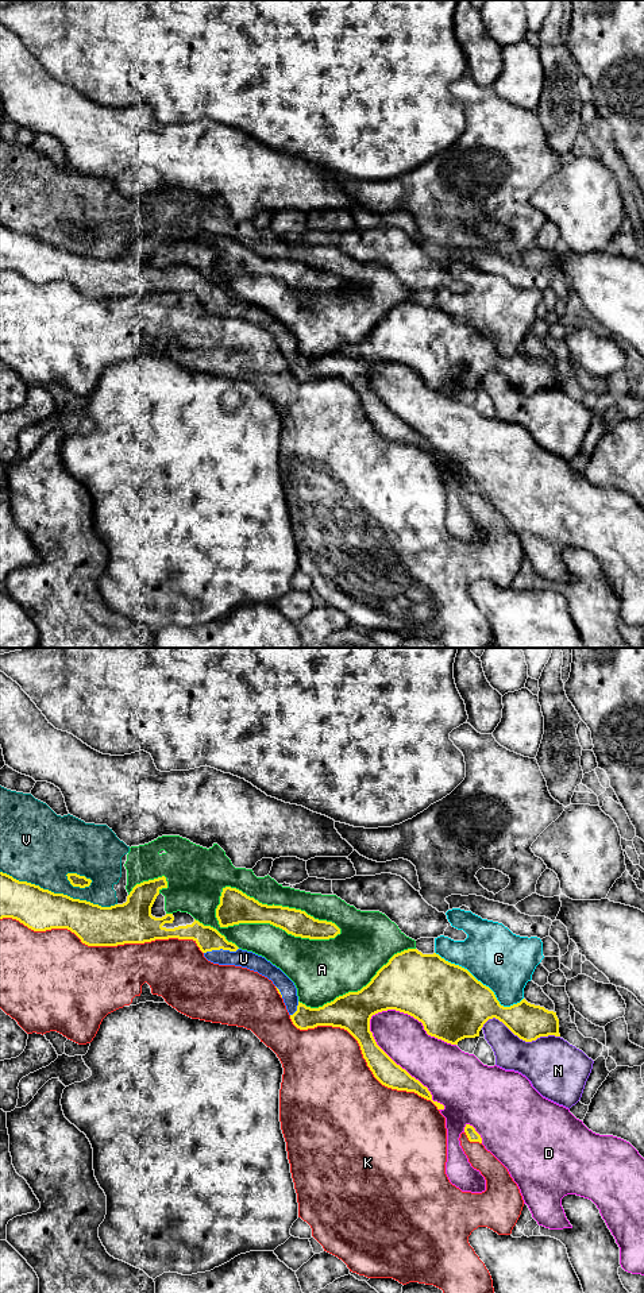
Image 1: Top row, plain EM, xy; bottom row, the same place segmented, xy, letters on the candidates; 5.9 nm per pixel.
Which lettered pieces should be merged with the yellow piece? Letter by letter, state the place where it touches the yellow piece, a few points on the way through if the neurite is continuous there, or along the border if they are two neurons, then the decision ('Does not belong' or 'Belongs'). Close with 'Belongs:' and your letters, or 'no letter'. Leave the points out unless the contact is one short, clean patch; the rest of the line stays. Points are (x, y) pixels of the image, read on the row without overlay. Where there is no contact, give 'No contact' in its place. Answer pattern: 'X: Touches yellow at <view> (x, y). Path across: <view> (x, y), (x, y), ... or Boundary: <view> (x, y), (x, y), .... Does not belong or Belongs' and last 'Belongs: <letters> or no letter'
A: Touches yellow at xy (273, 277). Does not belong
C: Touches yellow at xy (479, 334). Does not belong
D: Touches yellow at xy (398, 417). Does not belong
K: Touches yellow at xy (103, 297). Does not belong
N: Touches yellow at xy (520, 390). Does not belong
U: Touches yellow at xy (220, 300). Belongs
V: Touches yellow at xy (58, 246). Does not belong
Belongs: U

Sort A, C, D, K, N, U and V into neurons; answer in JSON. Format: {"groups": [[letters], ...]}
{"groups": [["A", "V"], ["C"], ["D"], ["K"], ["N"], ["U"]]}

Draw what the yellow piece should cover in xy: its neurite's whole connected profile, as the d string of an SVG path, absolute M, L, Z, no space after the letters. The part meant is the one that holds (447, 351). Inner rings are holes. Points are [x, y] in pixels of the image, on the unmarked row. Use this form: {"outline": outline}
{"outline": "M0 224L0 271L16 271L34 283L68 281L88 298L117 298L169 290L193 292L208 313L219 317L247 320L271 332L297 381L308 382L317 378L332 378L347 382L358 393L367 418L382 437L397 443L414 444L431 452L437 462L444 462L444 458L432 452L428 440L397 417L377 397L370 383L373 367L387 362L408 366L423 375L428 387L451 397L458 397L464 390L479 389L483 377L493 370L502 374L525 394L548 387L560 389L556 364L531 356L525 351L510 359L504 359L494 344L478 333L467 321L446 313L436 305L423 306L417 301L408 301L394 306L360 343L348 344L319 360L306 359L298 354L294 335L279 320L262 308L239 301L216 281L204 278L196 271L192 277L166 281L163 277L173 275L173 266L166 266L162 270L151 267L151 259L162 240L167 240L165 228L136 236L123 256L101 259L63 246L54 246L27 233L19 233Z"}

